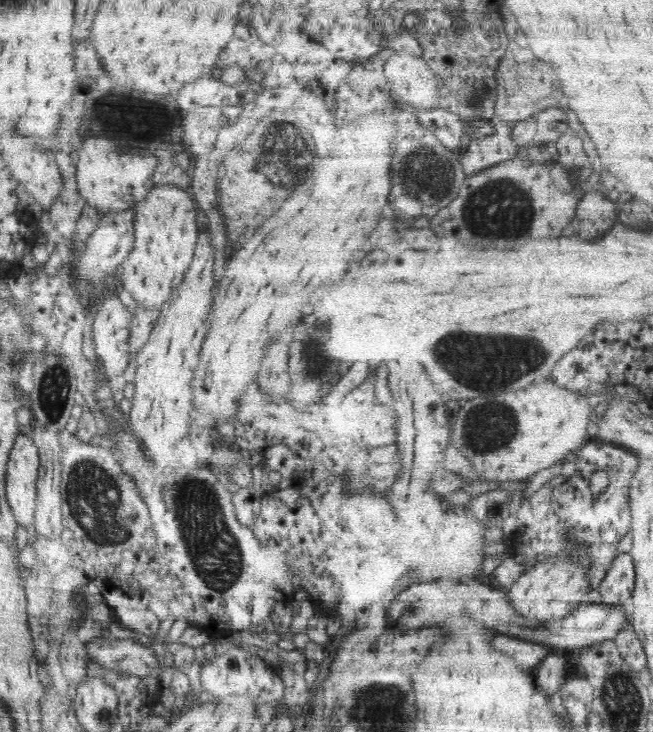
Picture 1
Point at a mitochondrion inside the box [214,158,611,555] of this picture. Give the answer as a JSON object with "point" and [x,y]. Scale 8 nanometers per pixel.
{"point":[488,364]}

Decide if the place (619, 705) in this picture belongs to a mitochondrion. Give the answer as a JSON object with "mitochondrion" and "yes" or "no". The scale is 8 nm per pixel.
{"mitochondrion":"yes"}

